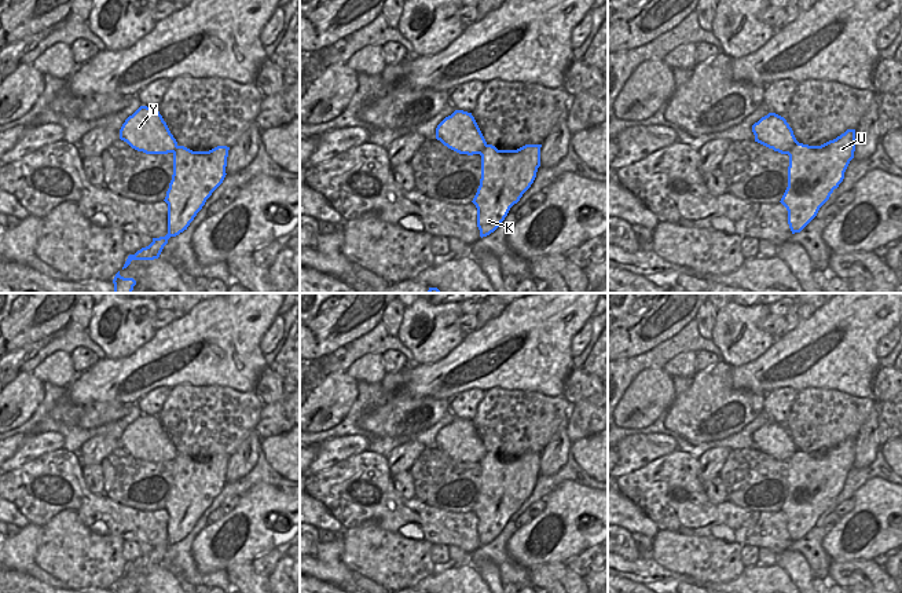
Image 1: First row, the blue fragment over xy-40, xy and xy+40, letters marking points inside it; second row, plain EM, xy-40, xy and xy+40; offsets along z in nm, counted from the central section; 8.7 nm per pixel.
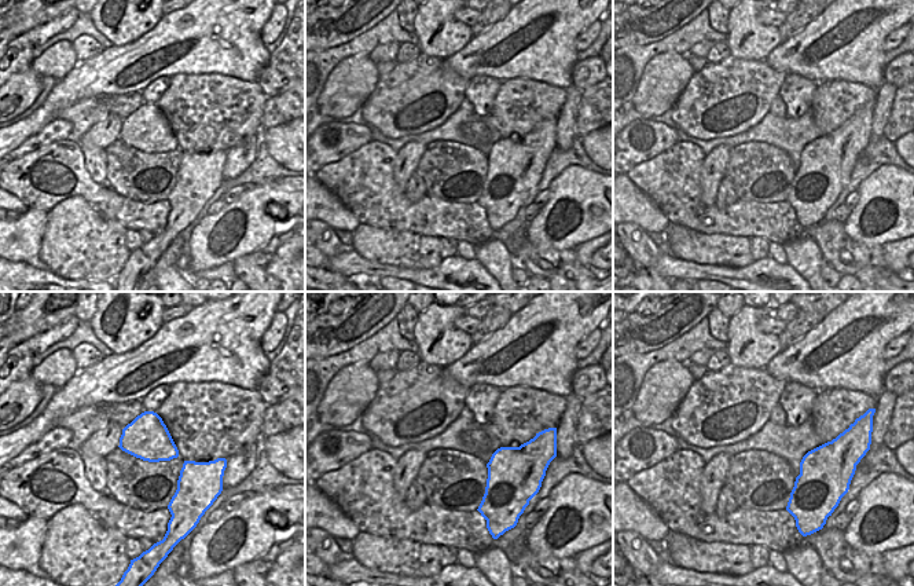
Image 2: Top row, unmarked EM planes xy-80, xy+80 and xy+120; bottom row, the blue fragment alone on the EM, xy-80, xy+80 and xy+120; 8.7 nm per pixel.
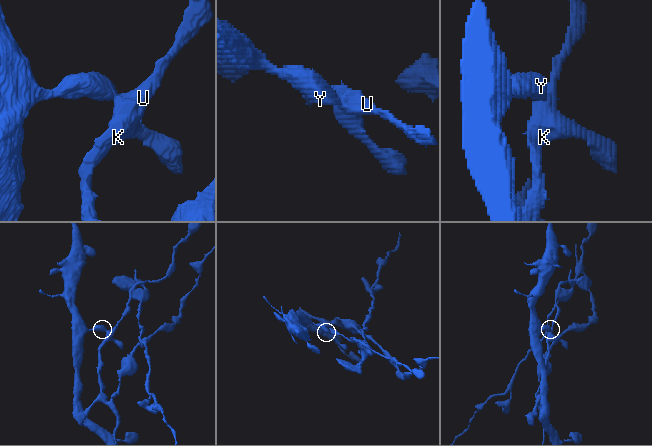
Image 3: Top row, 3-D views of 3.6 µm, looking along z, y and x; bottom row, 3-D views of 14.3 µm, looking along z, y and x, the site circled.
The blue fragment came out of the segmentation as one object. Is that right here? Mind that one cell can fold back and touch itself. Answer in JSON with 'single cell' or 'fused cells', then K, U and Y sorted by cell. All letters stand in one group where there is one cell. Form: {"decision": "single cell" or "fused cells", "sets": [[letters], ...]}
{"decision": "fused cells", "sets": [["K", "U"], ["Y"]]}

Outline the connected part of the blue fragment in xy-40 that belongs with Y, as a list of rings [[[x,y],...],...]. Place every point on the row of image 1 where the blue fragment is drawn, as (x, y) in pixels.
[[[140,106],[125,120],[120,139],[146,154],[168,154],[179,147],[158,109],[147,106]]]

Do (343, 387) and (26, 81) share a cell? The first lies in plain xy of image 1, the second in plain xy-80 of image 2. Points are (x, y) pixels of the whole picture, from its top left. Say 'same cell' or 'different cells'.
same cell

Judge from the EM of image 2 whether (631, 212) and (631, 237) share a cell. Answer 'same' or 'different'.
different

